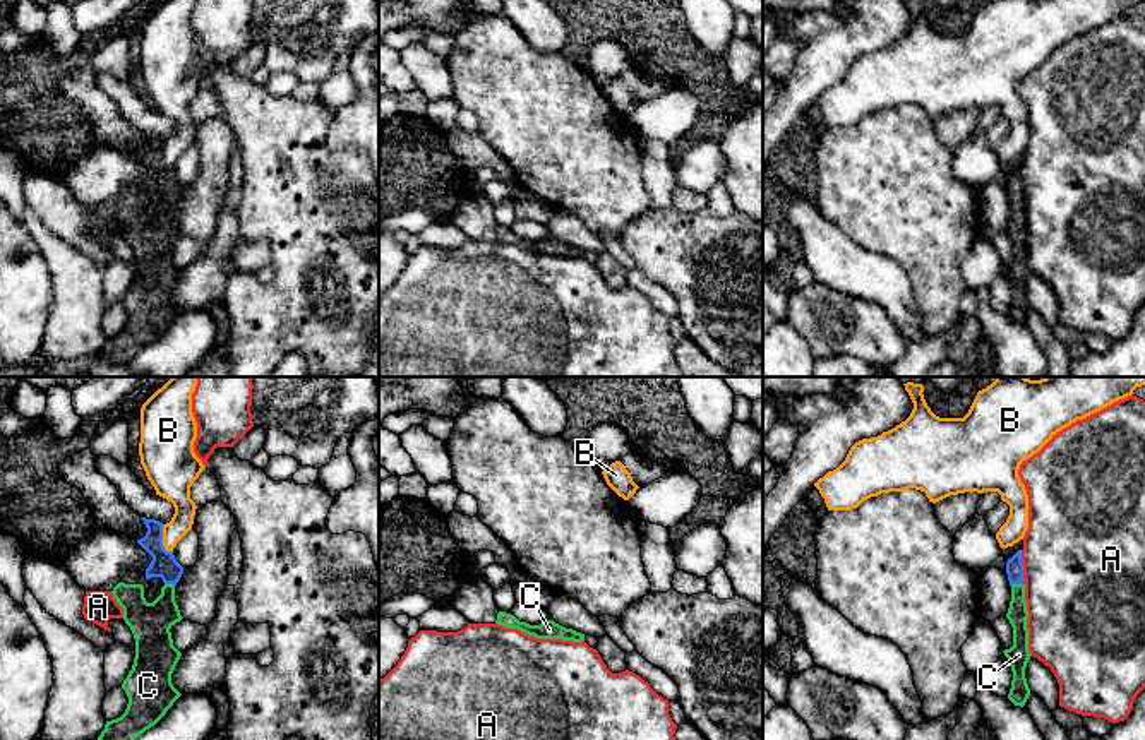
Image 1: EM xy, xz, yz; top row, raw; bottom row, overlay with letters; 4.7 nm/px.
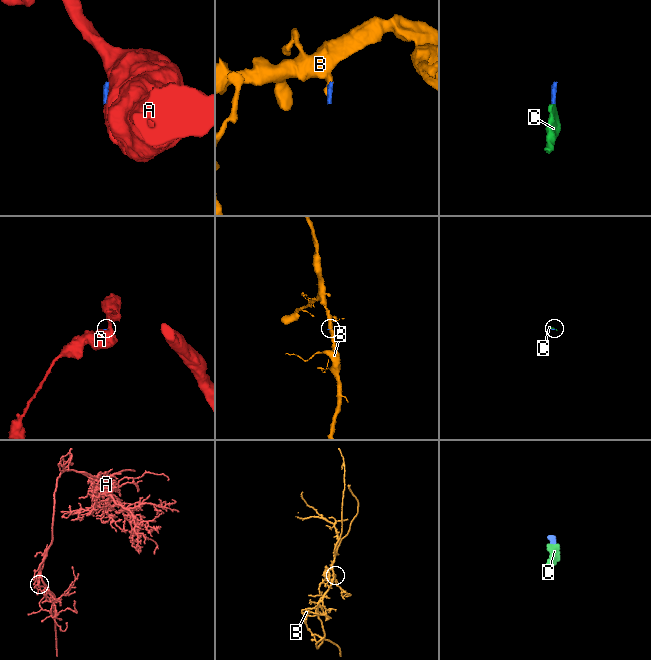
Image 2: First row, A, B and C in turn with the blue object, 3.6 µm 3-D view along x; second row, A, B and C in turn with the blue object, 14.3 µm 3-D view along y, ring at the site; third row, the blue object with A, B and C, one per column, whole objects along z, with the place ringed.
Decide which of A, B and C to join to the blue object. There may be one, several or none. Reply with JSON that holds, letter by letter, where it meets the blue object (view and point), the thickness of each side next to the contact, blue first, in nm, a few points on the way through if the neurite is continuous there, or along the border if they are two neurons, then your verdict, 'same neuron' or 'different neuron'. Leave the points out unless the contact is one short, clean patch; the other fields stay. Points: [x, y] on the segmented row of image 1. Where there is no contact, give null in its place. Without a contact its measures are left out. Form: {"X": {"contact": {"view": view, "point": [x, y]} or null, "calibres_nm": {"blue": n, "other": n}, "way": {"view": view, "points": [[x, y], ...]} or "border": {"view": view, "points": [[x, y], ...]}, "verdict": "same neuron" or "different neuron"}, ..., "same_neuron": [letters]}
{"A": {"contact": {"view": "yz", "point": [1022, 567]}, "calibres_nm": {"blue": 80, "other": 500}, "border": {"view": "yz", "points": [[1024, 550], [1022, 583]]}, "verdict": "different neuron"}, "B": {"contact": {"view": "xy", "point": [161, 540]}, "calibres_nm": {"blue": 120, "other": 140}, "border": {"view": "xy", "points": [[163, 525], [163, 547], [172, 552]]}, "verdict": "different neuron"}, "C": {"contact": {"view": "yz", "point": [1015, 583]}, "calibres_nm": {"blue": 80, "other": 100}, "verdict": "same neuron"}, "same_neuron": ["C"]}

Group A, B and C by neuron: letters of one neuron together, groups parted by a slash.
A / B / C

